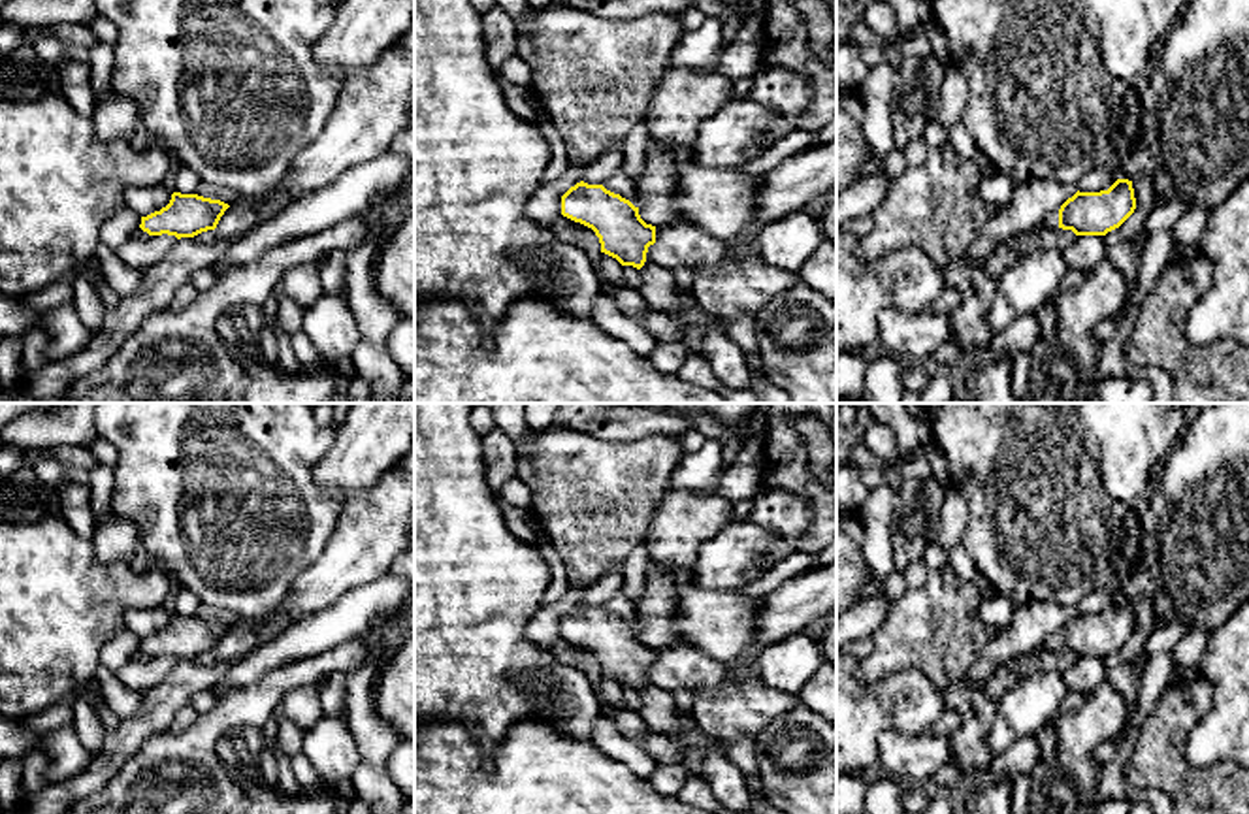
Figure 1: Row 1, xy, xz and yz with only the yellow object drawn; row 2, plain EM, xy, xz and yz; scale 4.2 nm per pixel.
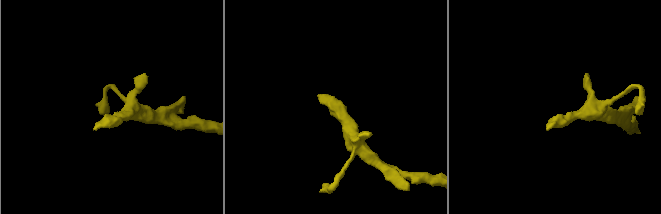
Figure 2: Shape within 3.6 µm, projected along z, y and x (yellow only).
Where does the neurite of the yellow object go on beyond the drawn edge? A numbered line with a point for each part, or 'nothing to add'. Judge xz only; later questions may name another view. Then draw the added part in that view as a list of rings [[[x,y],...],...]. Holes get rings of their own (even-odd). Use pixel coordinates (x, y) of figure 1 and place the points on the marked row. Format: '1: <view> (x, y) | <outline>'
1: xz (618, 183) | [[[620,170],[612,173],[603,187],[614,194],[620,194],[622,198],[629,200],[635,207],[639,207],[639,196],[635,183]]]

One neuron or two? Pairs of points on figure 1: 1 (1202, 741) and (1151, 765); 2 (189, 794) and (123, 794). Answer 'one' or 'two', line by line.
1: two
2: one

